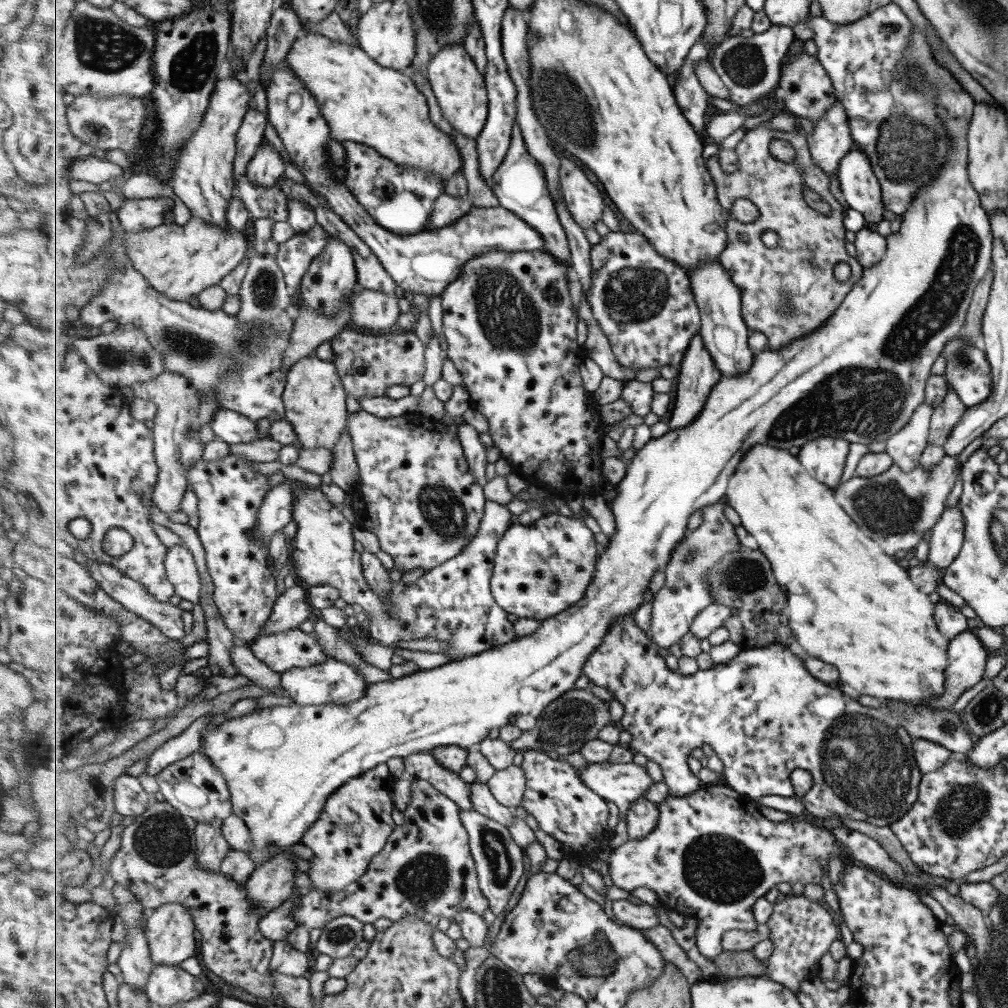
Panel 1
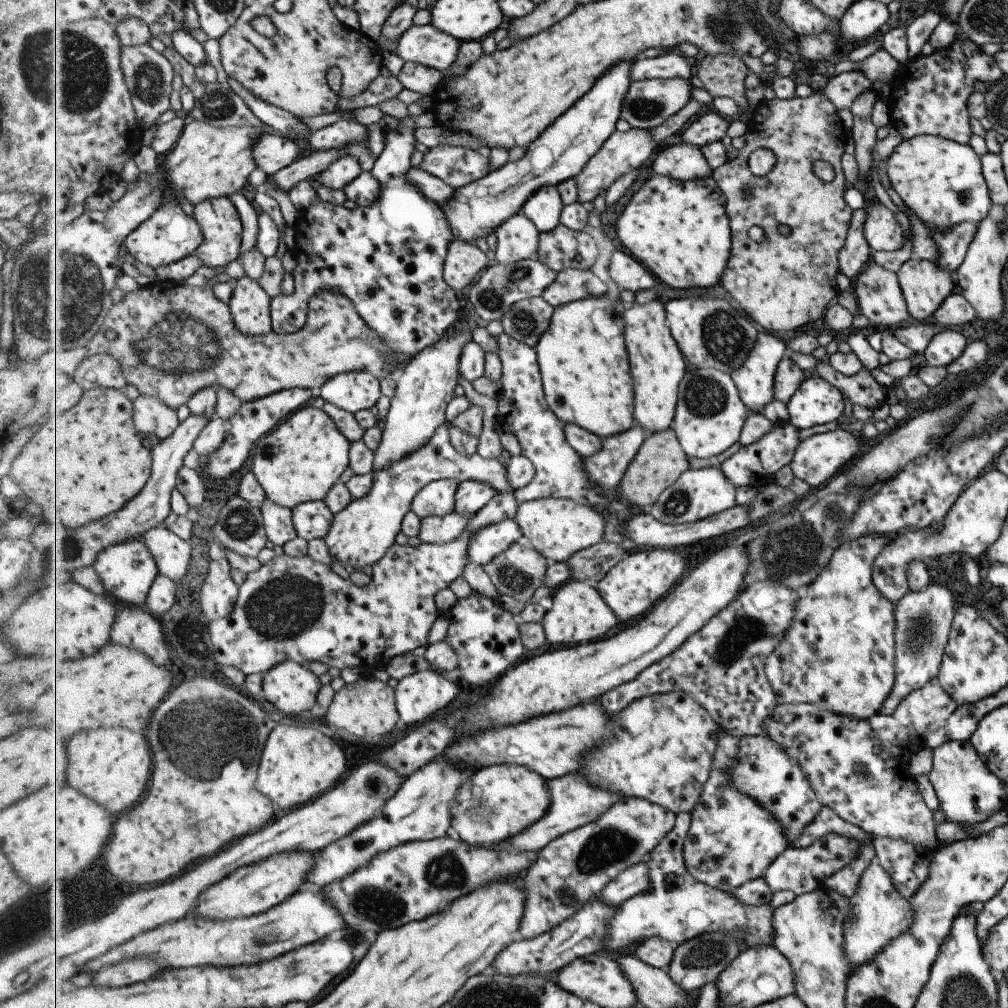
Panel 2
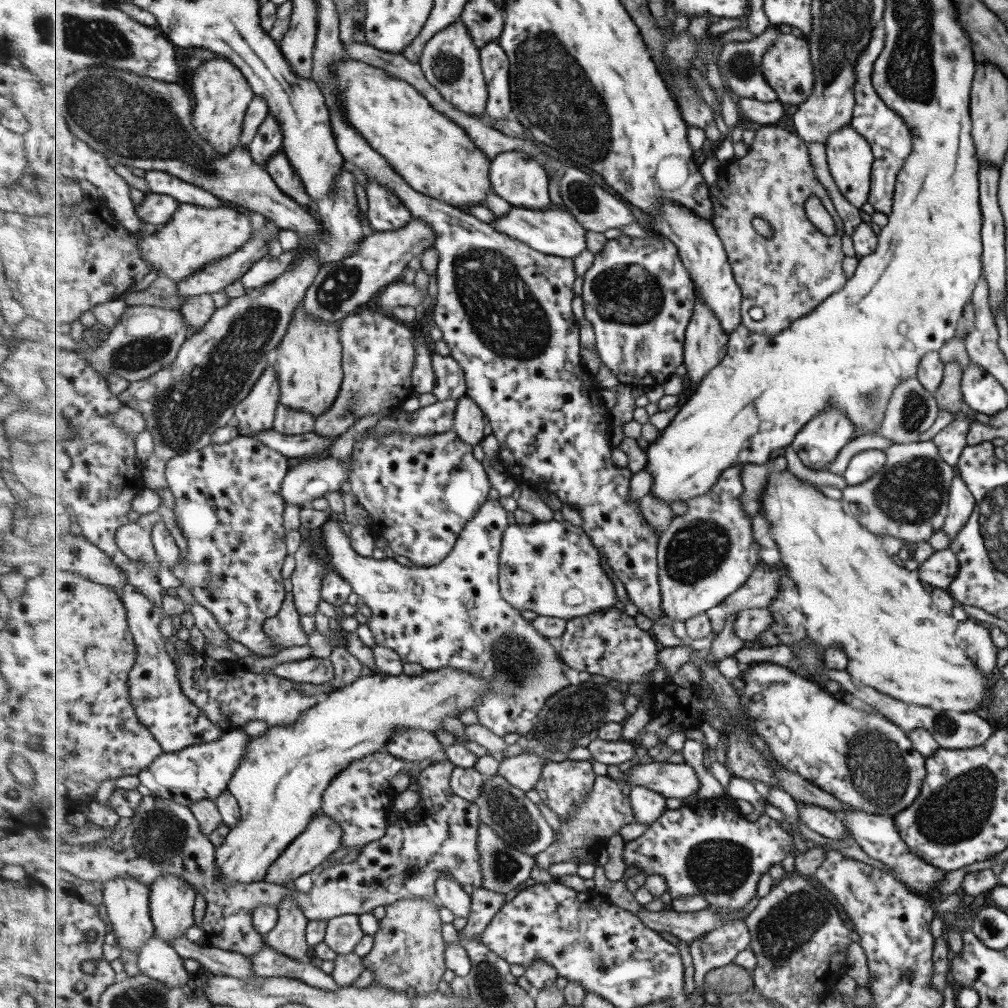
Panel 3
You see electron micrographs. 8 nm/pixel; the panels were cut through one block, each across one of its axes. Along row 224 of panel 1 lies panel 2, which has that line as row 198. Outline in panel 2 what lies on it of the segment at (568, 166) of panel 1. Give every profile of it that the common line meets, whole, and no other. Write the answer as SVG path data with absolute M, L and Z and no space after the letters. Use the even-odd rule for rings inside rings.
M632 127L628 131L615 131L604 147L592 158L585 170L577 177L580 200L579 202L589 206L603 190L609 190L610 186L621 176L643 166L651 156L660 150L659 142L654 139L650 130Z

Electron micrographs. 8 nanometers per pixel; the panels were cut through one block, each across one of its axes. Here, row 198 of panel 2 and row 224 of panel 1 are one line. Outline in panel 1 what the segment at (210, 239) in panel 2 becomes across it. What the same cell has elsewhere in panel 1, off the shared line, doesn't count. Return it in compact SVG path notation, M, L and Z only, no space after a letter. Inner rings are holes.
M231 75L218 81L203 124L184 146L172 179L171 185L175 194L189 208L192 216L212 221L222 228L230 226L227 211L237 183L235 175L237 137L250 110L249 100L251 96L247 86L239 77Z

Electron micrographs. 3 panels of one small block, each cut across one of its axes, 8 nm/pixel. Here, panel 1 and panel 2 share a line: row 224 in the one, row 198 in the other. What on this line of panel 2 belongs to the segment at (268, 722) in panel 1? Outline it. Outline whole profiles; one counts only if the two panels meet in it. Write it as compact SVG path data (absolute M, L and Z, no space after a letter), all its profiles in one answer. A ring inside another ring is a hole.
M917 135L903 139L884 162L890 187L919 220L940 233L959 223L975 223L985 218L992 202L988 195L980 157L967 144L937 136Z

